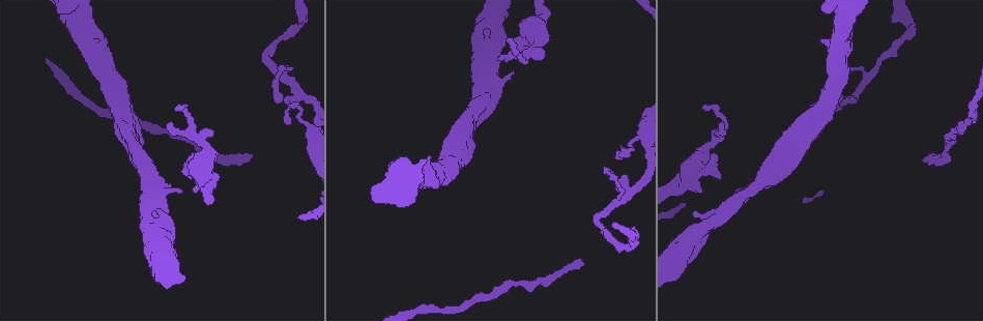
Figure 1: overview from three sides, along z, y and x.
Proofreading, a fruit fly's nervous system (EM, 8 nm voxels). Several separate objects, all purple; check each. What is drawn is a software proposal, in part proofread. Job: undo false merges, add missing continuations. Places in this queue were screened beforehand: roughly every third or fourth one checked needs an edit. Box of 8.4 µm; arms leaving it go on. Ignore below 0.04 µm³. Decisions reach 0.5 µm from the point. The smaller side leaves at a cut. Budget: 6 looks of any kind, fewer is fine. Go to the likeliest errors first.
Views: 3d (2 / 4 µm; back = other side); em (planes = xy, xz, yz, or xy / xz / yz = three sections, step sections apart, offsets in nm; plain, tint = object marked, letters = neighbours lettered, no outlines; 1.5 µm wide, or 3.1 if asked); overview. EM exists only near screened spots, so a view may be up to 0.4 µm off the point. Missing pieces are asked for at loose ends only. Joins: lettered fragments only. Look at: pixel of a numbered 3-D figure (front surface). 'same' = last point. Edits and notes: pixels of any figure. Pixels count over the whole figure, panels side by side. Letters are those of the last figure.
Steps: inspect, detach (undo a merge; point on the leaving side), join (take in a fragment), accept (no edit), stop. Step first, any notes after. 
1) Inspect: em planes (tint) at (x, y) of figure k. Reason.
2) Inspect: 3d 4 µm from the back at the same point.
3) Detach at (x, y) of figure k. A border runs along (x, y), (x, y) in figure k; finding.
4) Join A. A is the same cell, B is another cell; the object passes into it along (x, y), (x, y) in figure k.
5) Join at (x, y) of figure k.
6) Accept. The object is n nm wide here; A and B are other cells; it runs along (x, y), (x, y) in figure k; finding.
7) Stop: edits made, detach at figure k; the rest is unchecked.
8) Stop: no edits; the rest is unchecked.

Inspect: em xz step 4 (letters) at (926, 155) of figure 1.

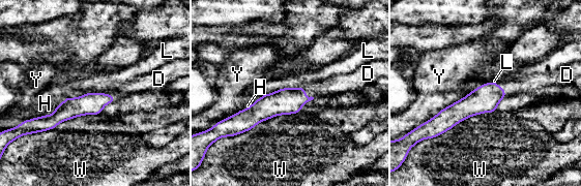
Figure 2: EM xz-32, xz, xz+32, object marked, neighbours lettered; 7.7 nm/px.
Inspect: em planes (letters) at the same point. Cut it another way.

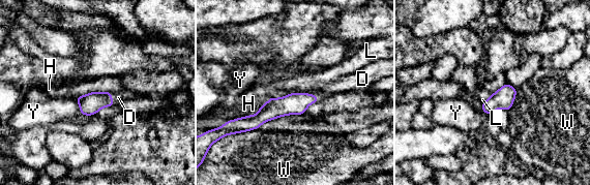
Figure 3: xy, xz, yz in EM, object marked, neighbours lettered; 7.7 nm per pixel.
Join D. The object is 160 nm wide here; D is the same cell, H, L, W and Y are other cells; the object passes into it along (90, 103), (112, 99), (118, 97) in figure 3; it goes on there.

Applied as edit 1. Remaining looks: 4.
Inspect: em planes (letters) at (699, 193) of figure 1. Thick end.

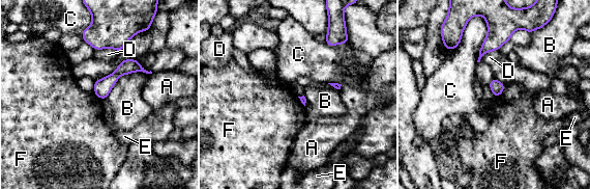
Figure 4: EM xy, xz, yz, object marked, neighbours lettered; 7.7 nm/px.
Accept. The longest contact is with B, 400 nm; A, B, C, D, E and F are other cells; a border runs along (504, 84), (504, 89), (496, 98) in figure 4; no lettered fragment goes on from it.

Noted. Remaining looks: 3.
Inspect: em xz step 4 (tint) at (882, 57) of figure 1. Abrupt turn.

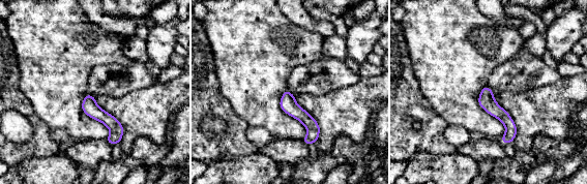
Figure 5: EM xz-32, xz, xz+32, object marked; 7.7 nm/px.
Inspect: em planes (letters) at the same point. Another direction.

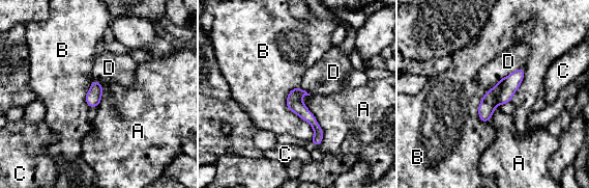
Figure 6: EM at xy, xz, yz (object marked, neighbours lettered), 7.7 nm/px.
Accept. The longest contact is with B, 440 nm; A, B, C and D are other cells; it runs along (521, 71), (487, 107), (483, 118) in figure 6; one neuron here.

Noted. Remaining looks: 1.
Stop: edits made, join at figure 3; the rest is unchecked.

